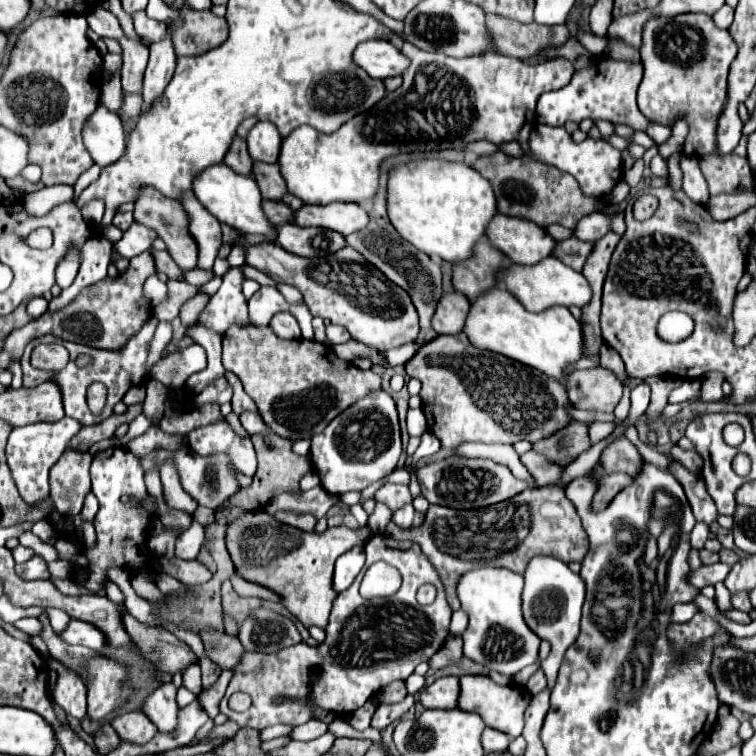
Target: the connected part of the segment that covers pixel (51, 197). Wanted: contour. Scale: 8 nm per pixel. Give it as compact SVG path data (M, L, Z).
M51 185L51 187L41 187L33 193L27 193L23 201L25 201L25 211L29 215L41 217L50 212L54 205L71 201L71 197L73 197L71 185Z

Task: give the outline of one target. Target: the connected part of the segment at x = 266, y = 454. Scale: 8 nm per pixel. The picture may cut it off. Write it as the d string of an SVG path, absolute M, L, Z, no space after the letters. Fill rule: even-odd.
M253 435L251 437L253 445L255 445L255 451L257 451L257 461L259 461L259 467L257 467L257 473L253 477L253 483L247 487L247 489L241 489L237 491L225 505L241 505L245 509L263 509L269 499L277 493L285 493L285 491L291 491L291 489L297 489L299 487L299 479L311 471L311 463L307 457L301 457L301 455L295 455L291 451L291 441L287 439L281 439L279 435L269 435L267 439L261 437L261 435Z

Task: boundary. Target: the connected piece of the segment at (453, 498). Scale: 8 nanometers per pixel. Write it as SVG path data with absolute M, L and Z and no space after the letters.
M447 457L435 463L429 463L427 467L417 469L421 493L429 503L445 505L453 509L479 509L487 507L505 499L515 497L517 493L525 491L529 485L527 481L521 481L513 477L509 467L495 463L491 459L463 459L463 457Z

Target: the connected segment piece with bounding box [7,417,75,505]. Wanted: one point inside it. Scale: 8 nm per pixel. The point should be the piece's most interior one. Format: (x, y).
(32, 450)

